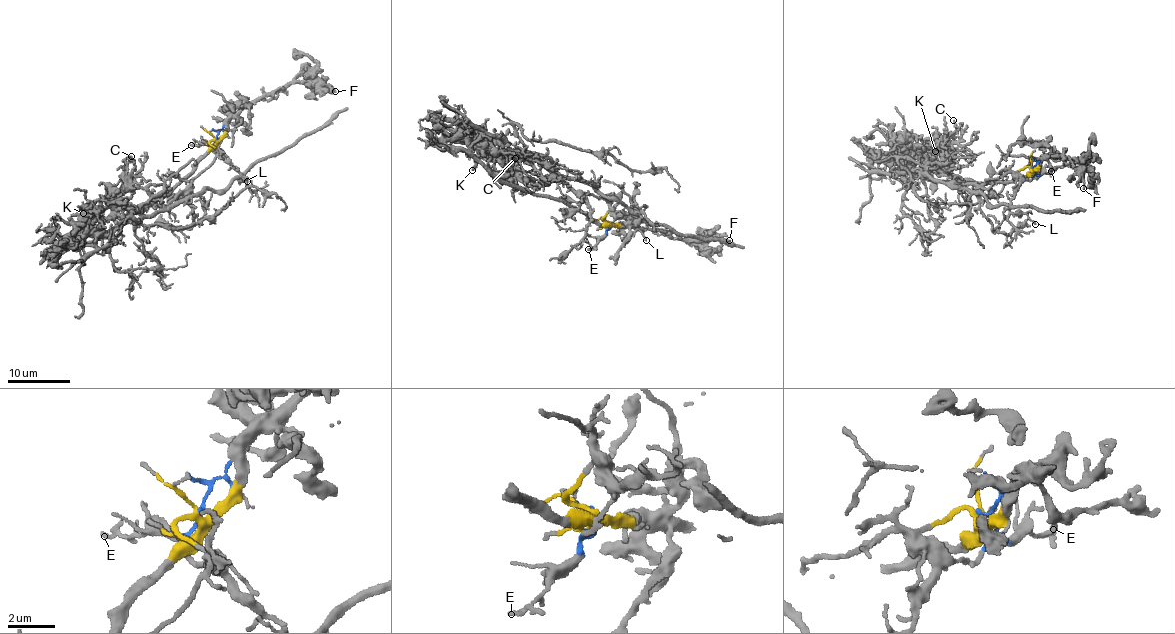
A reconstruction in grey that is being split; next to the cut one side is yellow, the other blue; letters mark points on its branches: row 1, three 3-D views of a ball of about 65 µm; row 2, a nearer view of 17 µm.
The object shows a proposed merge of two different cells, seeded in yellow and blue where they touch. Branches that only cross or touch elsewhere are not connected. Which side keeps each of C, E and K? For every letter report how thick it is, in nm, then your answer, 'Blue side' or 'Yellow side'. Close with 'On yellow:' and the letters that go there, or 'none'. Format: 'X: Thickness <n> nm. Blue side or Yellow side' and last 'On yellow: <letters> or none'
C: Thickness 180 nm. Yellow side
E: Thickness 140 nm. Blue side
K: Thickness 200 nm. Yellow side
On yellow: C, K

